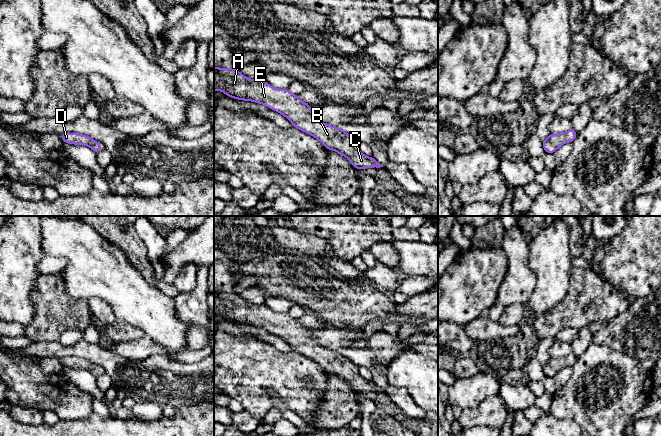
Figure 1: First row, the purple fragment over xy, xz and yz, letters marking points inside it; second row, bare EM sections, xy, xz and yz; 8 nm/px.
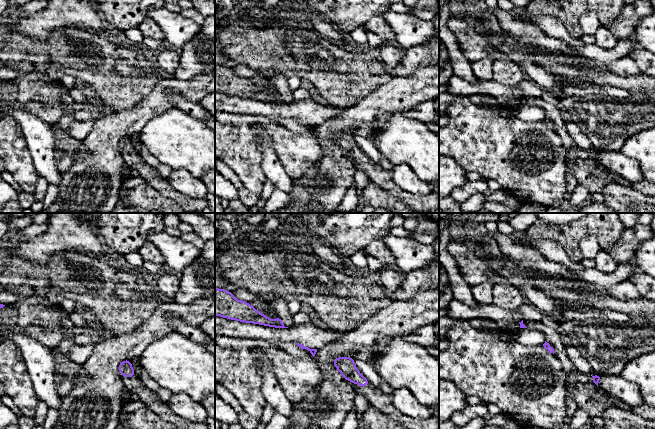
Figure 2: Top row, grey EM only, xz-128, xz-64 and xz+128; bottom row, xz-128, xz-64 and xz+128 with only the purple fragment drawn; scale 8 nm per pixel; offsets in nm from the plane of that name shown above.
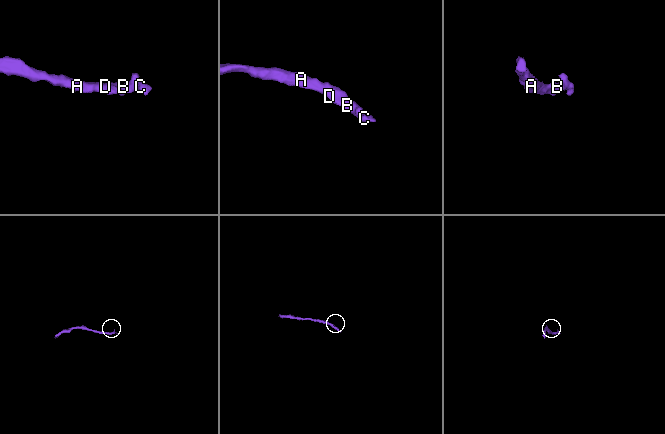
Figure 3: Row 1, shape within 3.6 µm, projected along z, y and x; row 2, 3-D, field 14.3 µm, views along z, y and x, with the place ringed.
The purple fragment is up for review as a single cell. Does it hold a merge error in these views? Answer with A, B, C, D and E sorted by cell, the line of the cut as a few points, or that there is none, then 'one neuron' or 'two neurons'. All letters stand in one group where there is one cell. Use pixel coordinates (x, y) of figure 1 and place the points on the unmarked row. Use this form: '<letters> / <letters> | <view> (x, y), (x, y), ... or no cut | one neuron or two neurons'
A B C D E | no cut | one neuron

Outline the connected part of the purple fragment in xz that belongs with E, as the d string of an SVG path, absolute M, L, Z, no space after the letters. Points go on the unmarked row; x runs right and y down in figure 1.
M214 291L214 315L221 314L226 320L236 322L238 324L248 324L266 329L268 332L275 334L287 341L293 351L314 360L328 374L334 374L340 379L347 381L355 393L383 391L374 382L365 380L358 373L358 366L349 358L340 353L326 347L318 345L312 339L311 329L302 326L297 319L292 318L288 313L278 314L271 311L265 304L248 303L240 297L239 294L233 292L215 292Z

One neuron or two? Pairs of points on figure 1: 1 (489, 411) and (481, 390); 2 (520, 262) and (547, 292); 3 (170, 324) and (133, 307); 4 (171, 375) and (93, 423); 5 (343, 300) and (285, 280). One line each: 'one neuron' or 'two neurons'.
1: two neurons
2: two neurons
3: one neuron
4: two neurons
5: one neuron

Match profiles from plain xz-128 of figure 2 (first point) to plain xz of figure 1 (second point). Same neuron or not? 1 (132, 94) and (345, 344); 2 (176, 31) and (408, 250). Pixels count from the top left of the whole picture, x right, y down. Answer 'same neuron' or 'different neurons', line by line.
1: different neurons
2: same neuron

